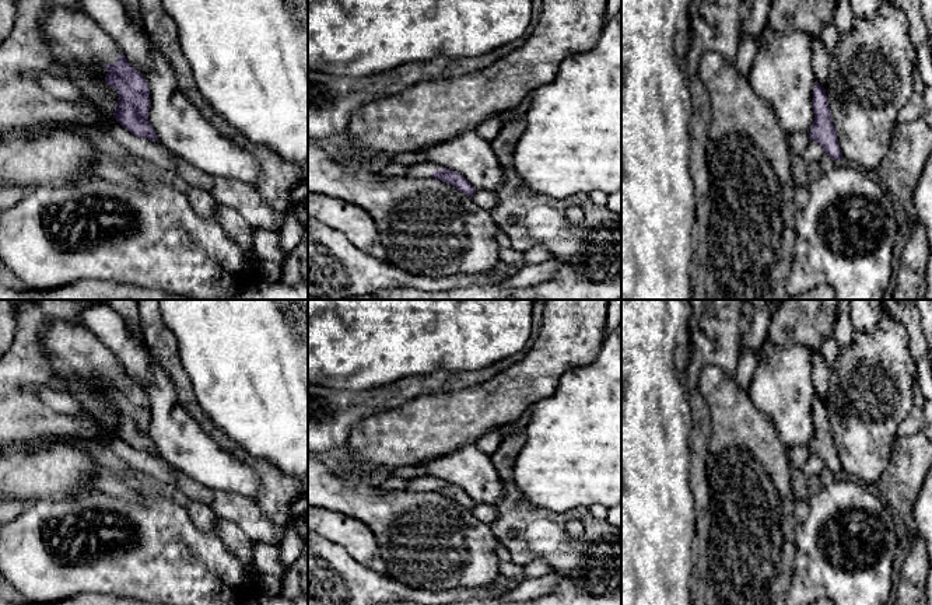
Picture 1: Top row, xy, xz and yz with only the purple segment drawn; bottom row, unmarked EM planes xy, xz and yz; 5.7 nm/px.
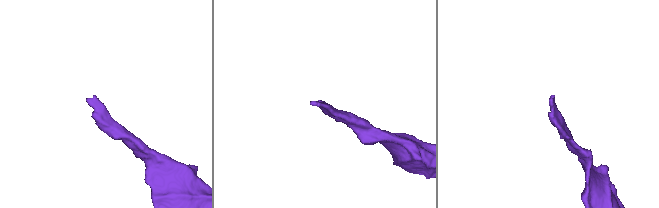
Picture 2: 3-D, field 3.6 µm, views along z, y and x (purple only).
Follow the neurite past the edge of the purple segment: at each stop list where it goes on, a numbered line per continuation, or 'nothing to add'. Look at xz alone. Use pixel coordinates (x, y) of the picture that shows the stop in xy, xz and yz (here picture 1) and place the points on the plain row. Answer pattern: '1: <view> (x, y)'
1: xz (423, 483)

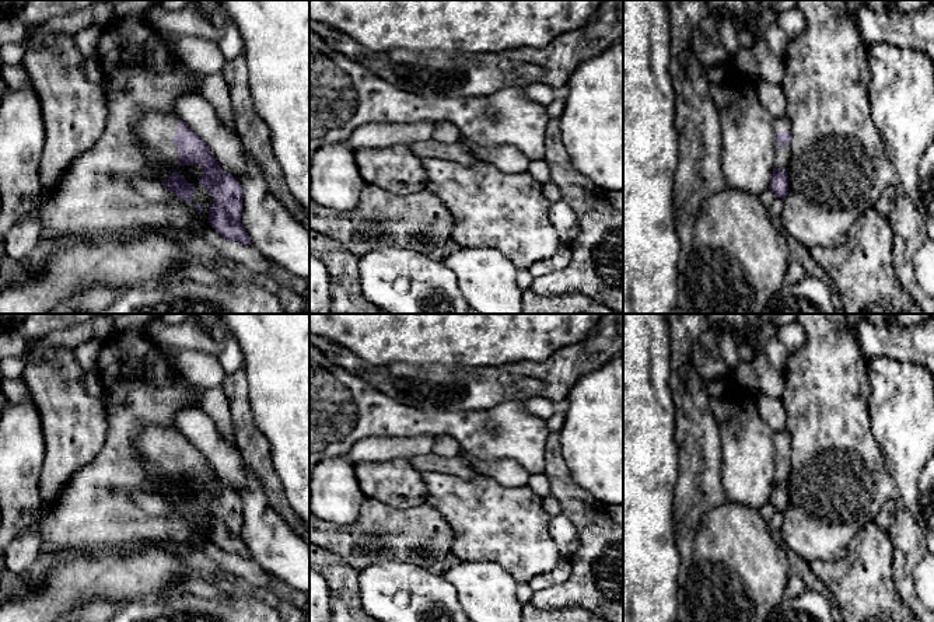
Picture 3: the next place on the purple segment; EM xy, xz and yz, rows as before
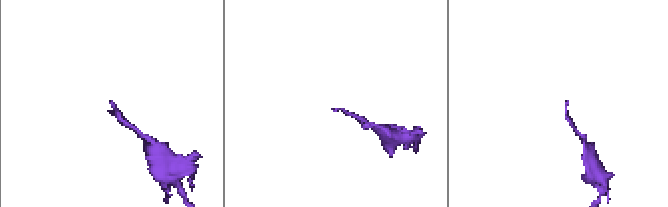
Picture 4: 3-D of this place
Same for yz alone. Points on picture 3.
1: yz (782, 437)

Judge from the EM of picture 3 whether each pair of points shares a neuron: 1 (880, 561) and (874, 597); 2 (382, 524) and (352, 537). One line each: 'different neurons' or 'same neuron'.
1: same neuron
2: same neuron

